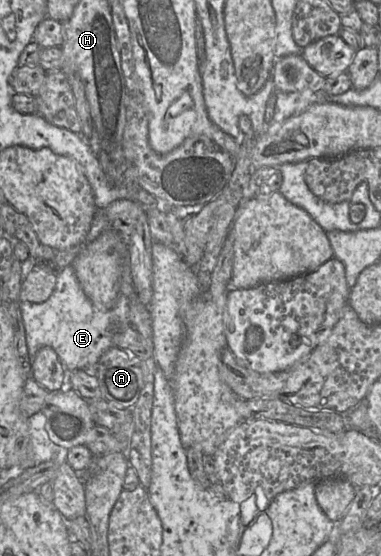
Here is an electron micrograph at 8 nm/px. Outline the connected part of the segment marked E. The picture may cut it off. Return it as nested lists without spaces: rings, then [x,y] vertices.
[[[128,260],[121,271],[117,301],[110,310],[99,310],[93,306],[81,288],[72,265],[59,270],[55,289],[48,300],[43,303],[25,301],[19,305],[31,366],[38,350],[49,346],[56,352],[66,371],[94,370],[101,355],[114,346],[112,338],[117,326],[130,325],[129,302],[133,293]]]

